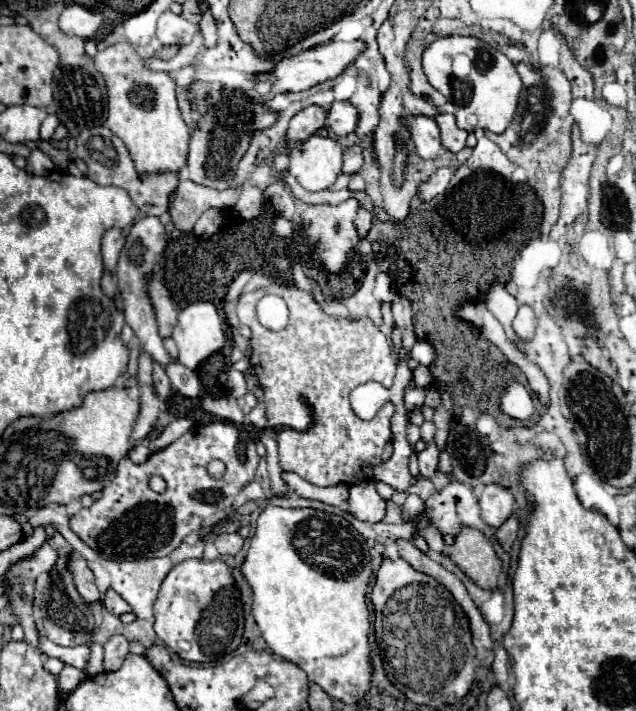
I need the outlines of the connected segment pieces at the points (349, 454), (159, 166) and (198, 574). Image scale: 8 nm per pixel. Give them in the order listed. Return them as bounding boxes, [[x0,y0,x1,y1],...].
[[236,284,396,486],[94,42,190,172],[154,560,244,662]]

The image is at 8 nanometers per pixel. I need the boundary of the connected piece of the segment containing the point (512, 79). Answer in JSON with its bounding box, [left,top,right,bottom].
[422,36,522,134]

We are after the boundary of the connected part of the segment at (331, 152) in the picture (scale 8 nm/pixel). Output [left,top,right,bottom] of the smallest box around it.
[290,136,342,192]

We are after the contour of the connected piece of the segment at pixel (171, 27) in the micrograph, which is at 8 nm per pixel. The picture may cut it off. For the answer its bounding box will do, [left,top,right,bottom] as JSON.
[158,12,196,46]

